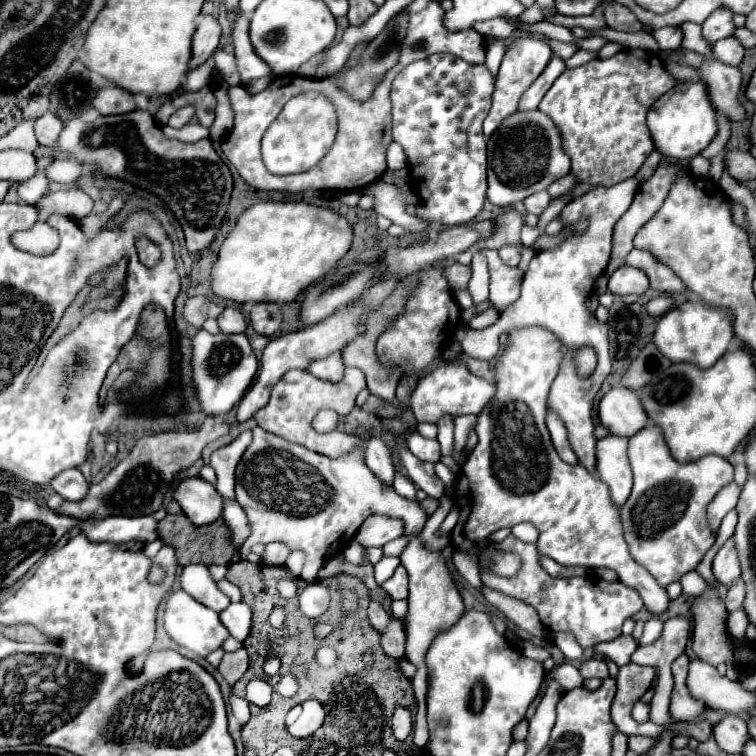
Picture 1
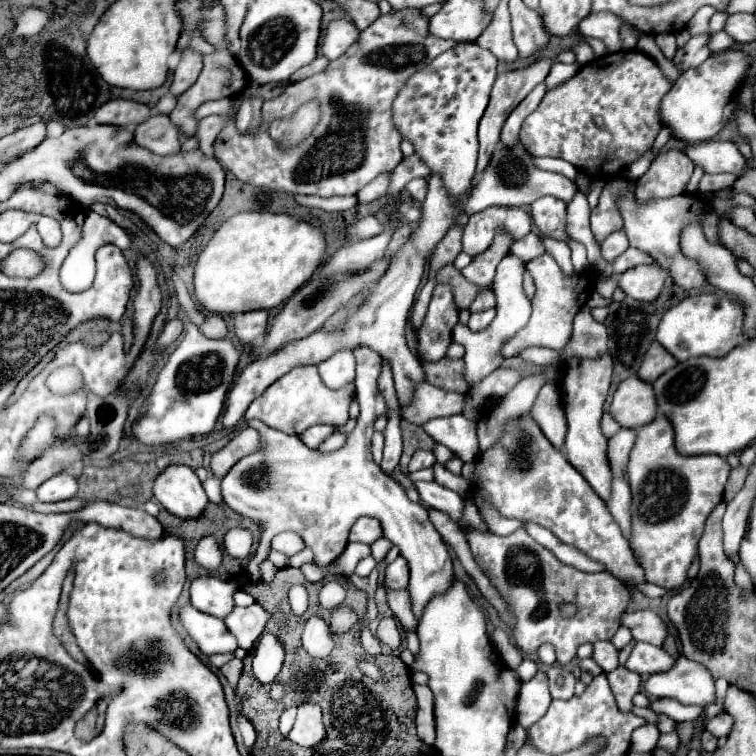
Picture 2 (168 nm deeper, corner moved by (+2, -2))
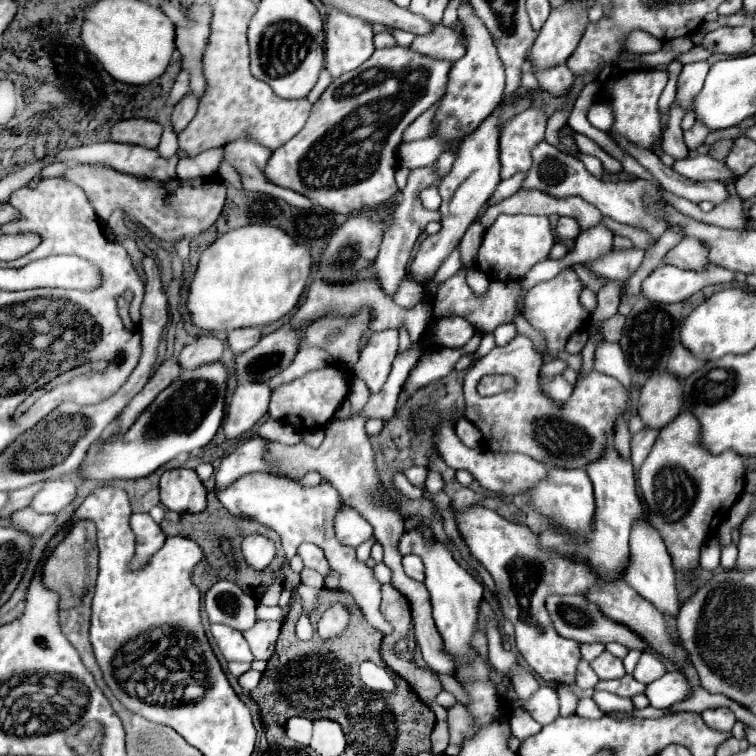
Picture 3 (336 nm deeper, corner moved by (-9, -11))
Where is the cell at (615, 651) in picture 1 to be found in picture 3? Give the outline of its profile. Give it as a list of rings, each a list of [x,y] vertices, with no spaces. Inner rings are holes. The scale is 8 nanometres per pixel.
[[[602,652],[598,658],[594,658],[590,662],[592,670],[598,674],[600,680],[612,680],[612,678],[622,678],[626,672],[624,672],[624,666],[622,666],[622,660],[612,656],[610,652]]]

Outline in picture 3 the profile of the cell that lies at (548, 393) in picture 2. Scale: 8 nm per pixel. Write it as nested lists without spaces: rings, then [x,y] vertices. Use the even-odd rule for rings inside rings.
[[[562,374],[546,378],[546,382],[542,382],[542,386],[548,388],[548,394],[552,400],[566,400],[572,394],[572,384],[568,384]]]

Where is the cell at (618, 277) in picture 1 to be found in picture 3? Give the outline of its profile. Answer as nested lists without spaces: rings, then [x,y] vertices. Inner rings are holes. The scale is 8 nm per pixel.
[[[708,264],[704,272],[682,270],[676,266],[658,266],[642,282],[642,294],[648,300],[672,304],[672,302],[682,302],[690,298],[692,294],[700,292],[710,284],[724,284],[732,280],[734,280],[734,274],[716,264]]]

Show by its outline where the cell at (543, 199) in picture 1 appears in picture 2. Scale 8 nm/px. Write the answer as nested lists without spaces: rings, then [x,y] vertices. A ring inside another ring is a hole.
[[[541,197],[529,205],[529,213],[533,219],[533,225],[539,233],[567,241],[565,231],[565,203],[553,197]]]

